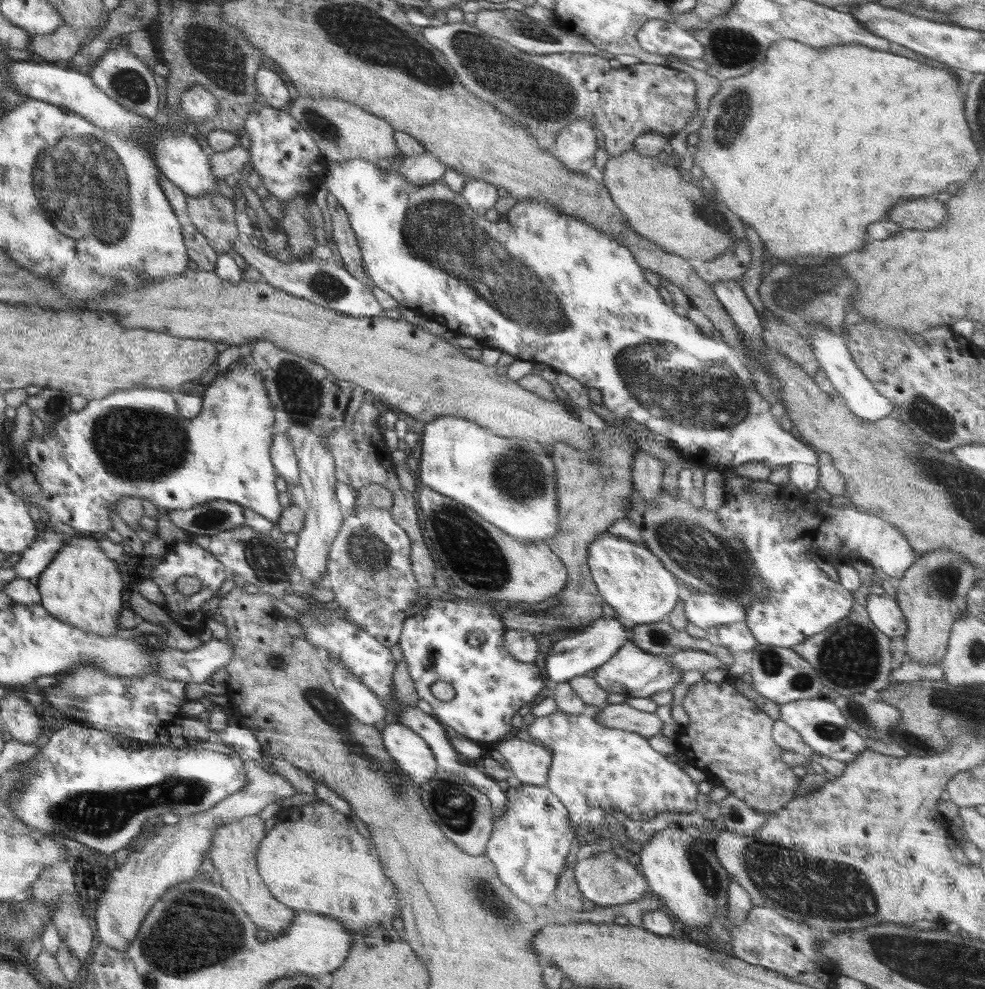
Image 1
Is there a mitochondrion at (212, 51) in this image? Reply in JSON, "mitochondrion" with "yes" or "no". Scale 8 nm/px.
{"mitochondrion":"yes"}

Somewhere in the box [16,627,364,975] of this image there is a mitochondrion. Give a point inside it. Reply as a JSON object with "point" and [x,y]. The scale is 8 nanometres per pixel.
{"point":[98,814]}

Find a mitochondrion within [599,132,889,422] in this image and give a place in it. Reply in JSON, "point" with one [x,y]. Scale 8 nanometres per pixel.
{"point":[828,280]}

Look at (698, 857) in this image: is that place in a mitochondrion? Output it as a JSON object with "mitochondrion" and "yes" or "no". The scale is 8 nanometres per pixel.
{"mitochondrion":"yes"}

